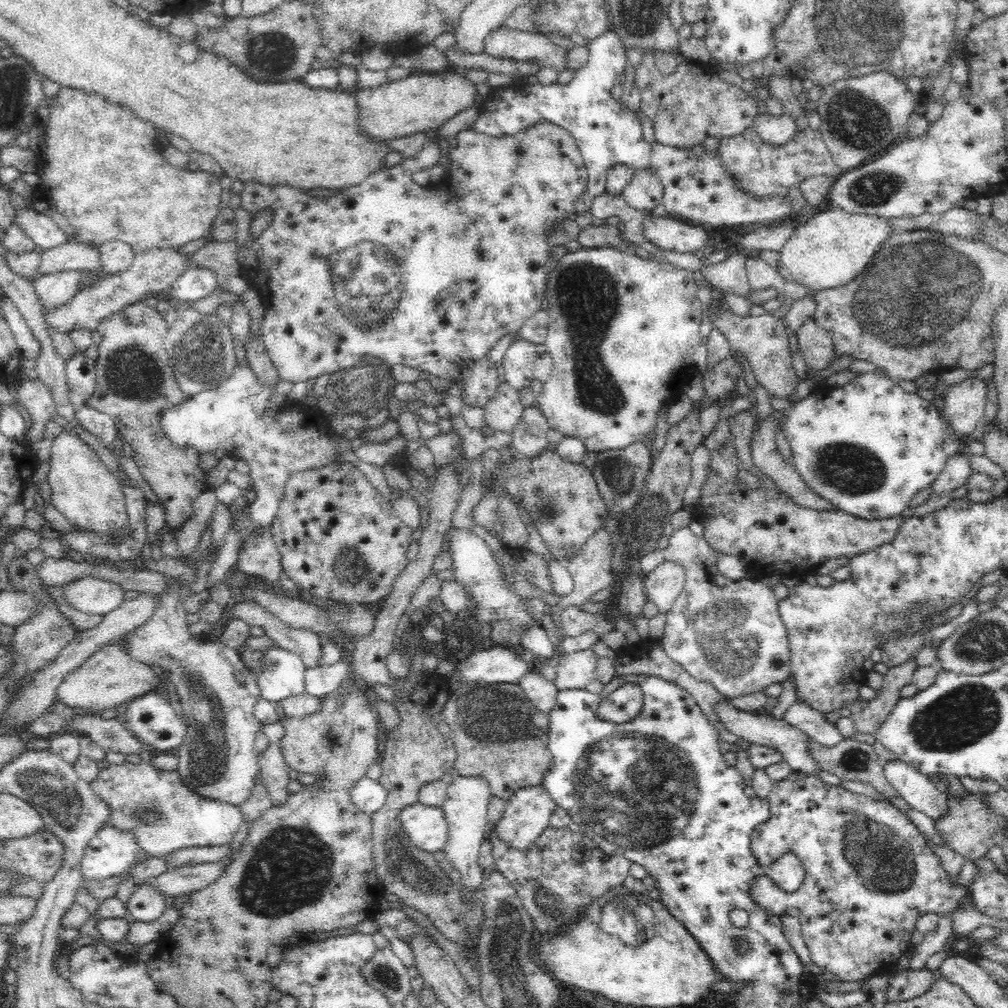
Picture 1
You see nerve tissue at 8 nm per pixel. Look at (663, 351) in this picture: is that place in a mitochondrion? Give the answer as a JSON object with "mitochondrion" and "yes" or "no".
{"mitochondrion":"no"}

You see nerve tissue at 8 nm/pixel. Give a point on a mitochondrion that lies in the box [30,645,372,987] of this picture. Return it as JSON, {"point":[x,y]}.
{"point":[291,868]}

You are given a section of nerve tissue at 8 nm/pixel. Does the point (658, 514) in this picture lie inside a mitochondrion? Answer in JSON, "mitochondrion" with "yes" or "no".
{"mitochondrion":"yes"}

